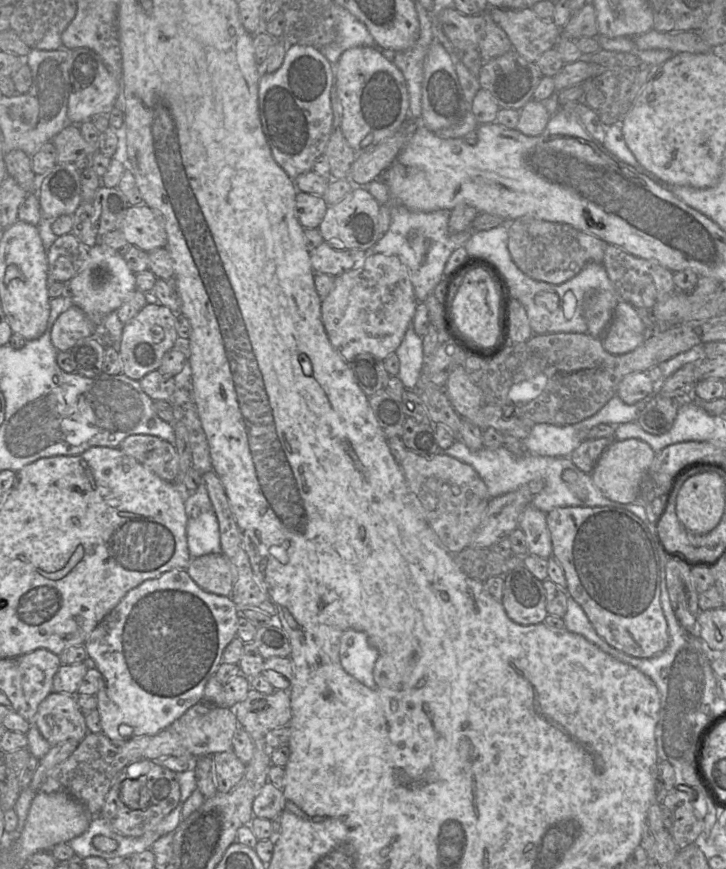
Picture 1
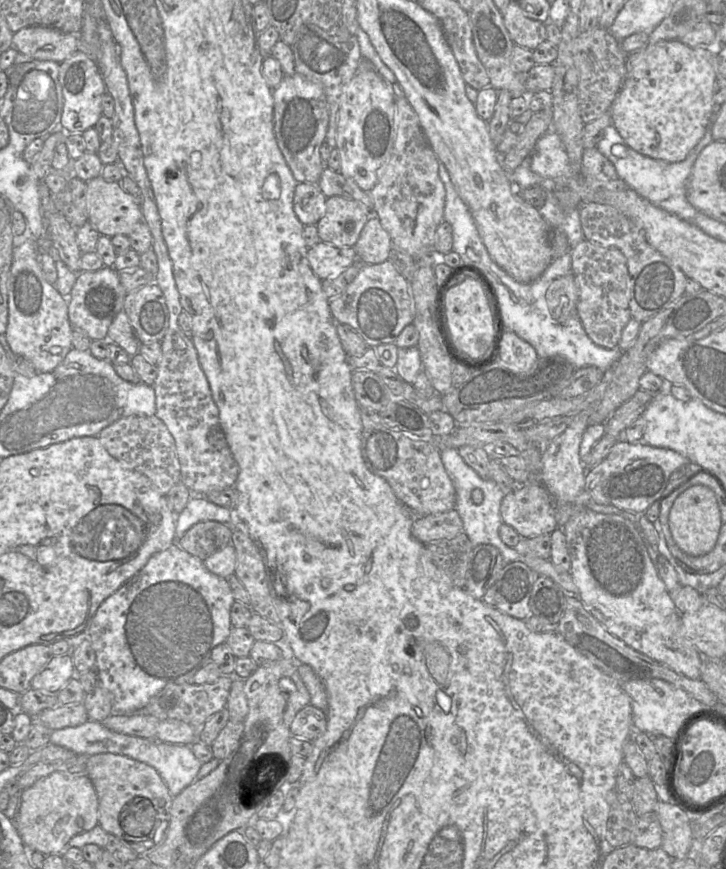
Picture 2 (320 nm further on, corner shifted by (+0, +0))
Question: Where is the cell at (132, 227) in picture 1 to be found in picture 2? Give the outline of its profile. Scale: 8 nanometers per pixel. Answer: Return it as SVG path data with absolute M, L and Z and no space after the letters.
M98 176L87 183L86 205L88 221L103 236L128 236L143 221L140 201L128 194L120 182L109 182Z

